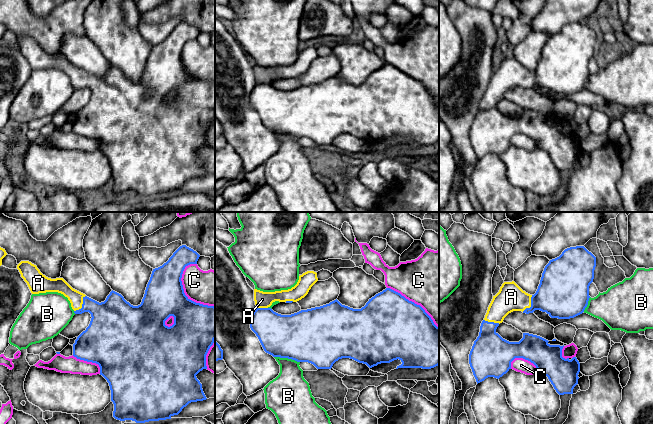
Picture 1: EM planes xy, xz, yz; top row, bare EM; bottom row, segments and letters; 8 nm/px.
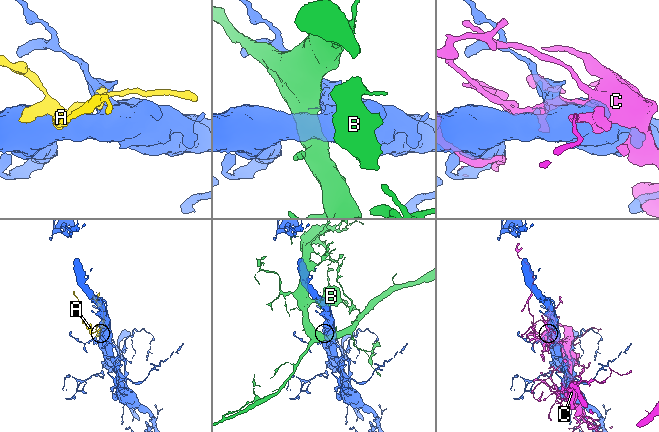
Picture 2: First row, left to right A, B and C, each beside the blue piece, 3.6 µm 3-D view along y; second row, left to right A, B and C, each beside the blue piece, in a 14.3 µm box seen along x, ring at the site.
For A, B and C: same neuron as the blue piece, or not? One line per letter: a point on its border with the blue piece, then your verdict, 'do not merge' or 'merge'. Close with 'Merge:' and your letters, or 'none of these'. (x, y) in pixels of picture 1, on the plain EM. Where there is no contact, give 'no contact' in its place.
A: meets blue in xy at (82, 81); merge
B: meets blue in xz at (287, 133); do not merge
C: meets blue in xy at (184, 70); do not merge
Merge: A

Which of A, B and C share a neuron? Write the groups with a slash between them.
A / B / C

